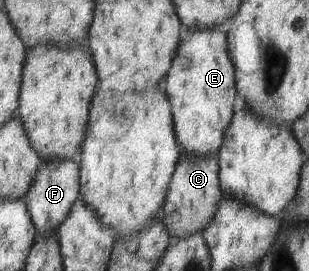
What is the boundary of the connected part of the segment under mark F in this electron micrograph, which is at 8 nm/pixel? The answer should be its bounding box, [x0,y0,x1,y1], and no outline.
[25,159,81,239]

